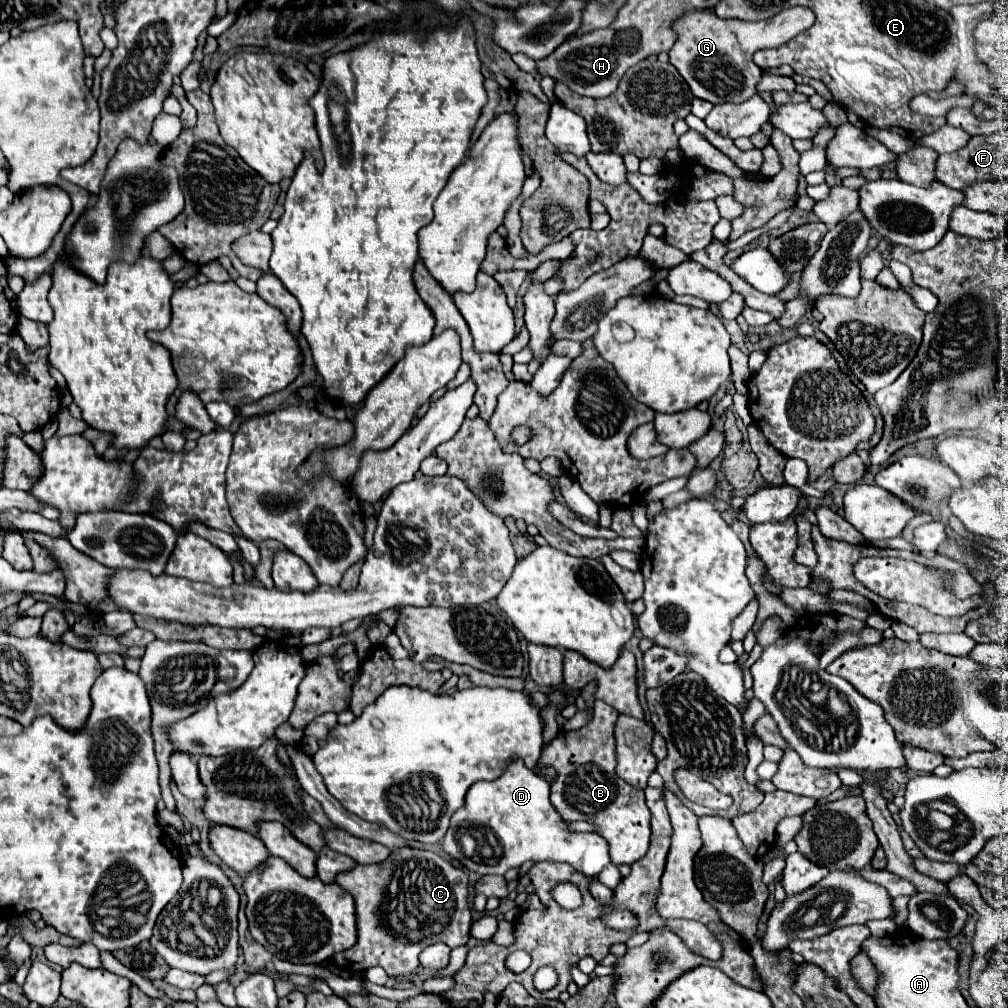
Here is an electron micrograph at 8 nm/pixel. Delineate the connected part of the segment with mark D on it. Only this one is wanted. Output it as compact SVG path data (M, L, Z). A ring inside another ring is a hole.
M516 759L508 765L508 771L496 781L480 781L474 783L468 789L464 805L454 813L452 827L448 829L444 843L444 851L458 859L466 869L478 873L478 875L504 875L508 869L520 869L524 863L542 863L542 861L556 861L556 863L568 863L576 871L584 875L598 875L608 863L608 843L602 839L598 833L588 831L588 833L572 833L568 831L568 821L560 817L560 813L552 807L550 801L550 785L548 781L530 771L522 759ZM462 823L472 823L472 825L484 825L492 829L496 835L500 847L502 847L502 857L498 859L496 865L480 865L474 863L472 859L464 857L456 833Z

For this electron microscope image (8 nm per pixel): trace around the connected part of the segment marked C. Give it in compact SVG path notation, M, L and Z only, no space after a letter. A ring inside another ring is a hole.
M398 847L392 849L390 857L382 863L356 863L350 871L338 873L336 883L356 901L358 941L354 947L340 953L352 973L364 973L366 969L380 965L390 977L410 975L416 971L418 955L424 947L436 941L442 941L452 949L468 943L472 927L472 915L466 901L468 877L462 869L432 851ZM436 927L444 929L436 935Z

